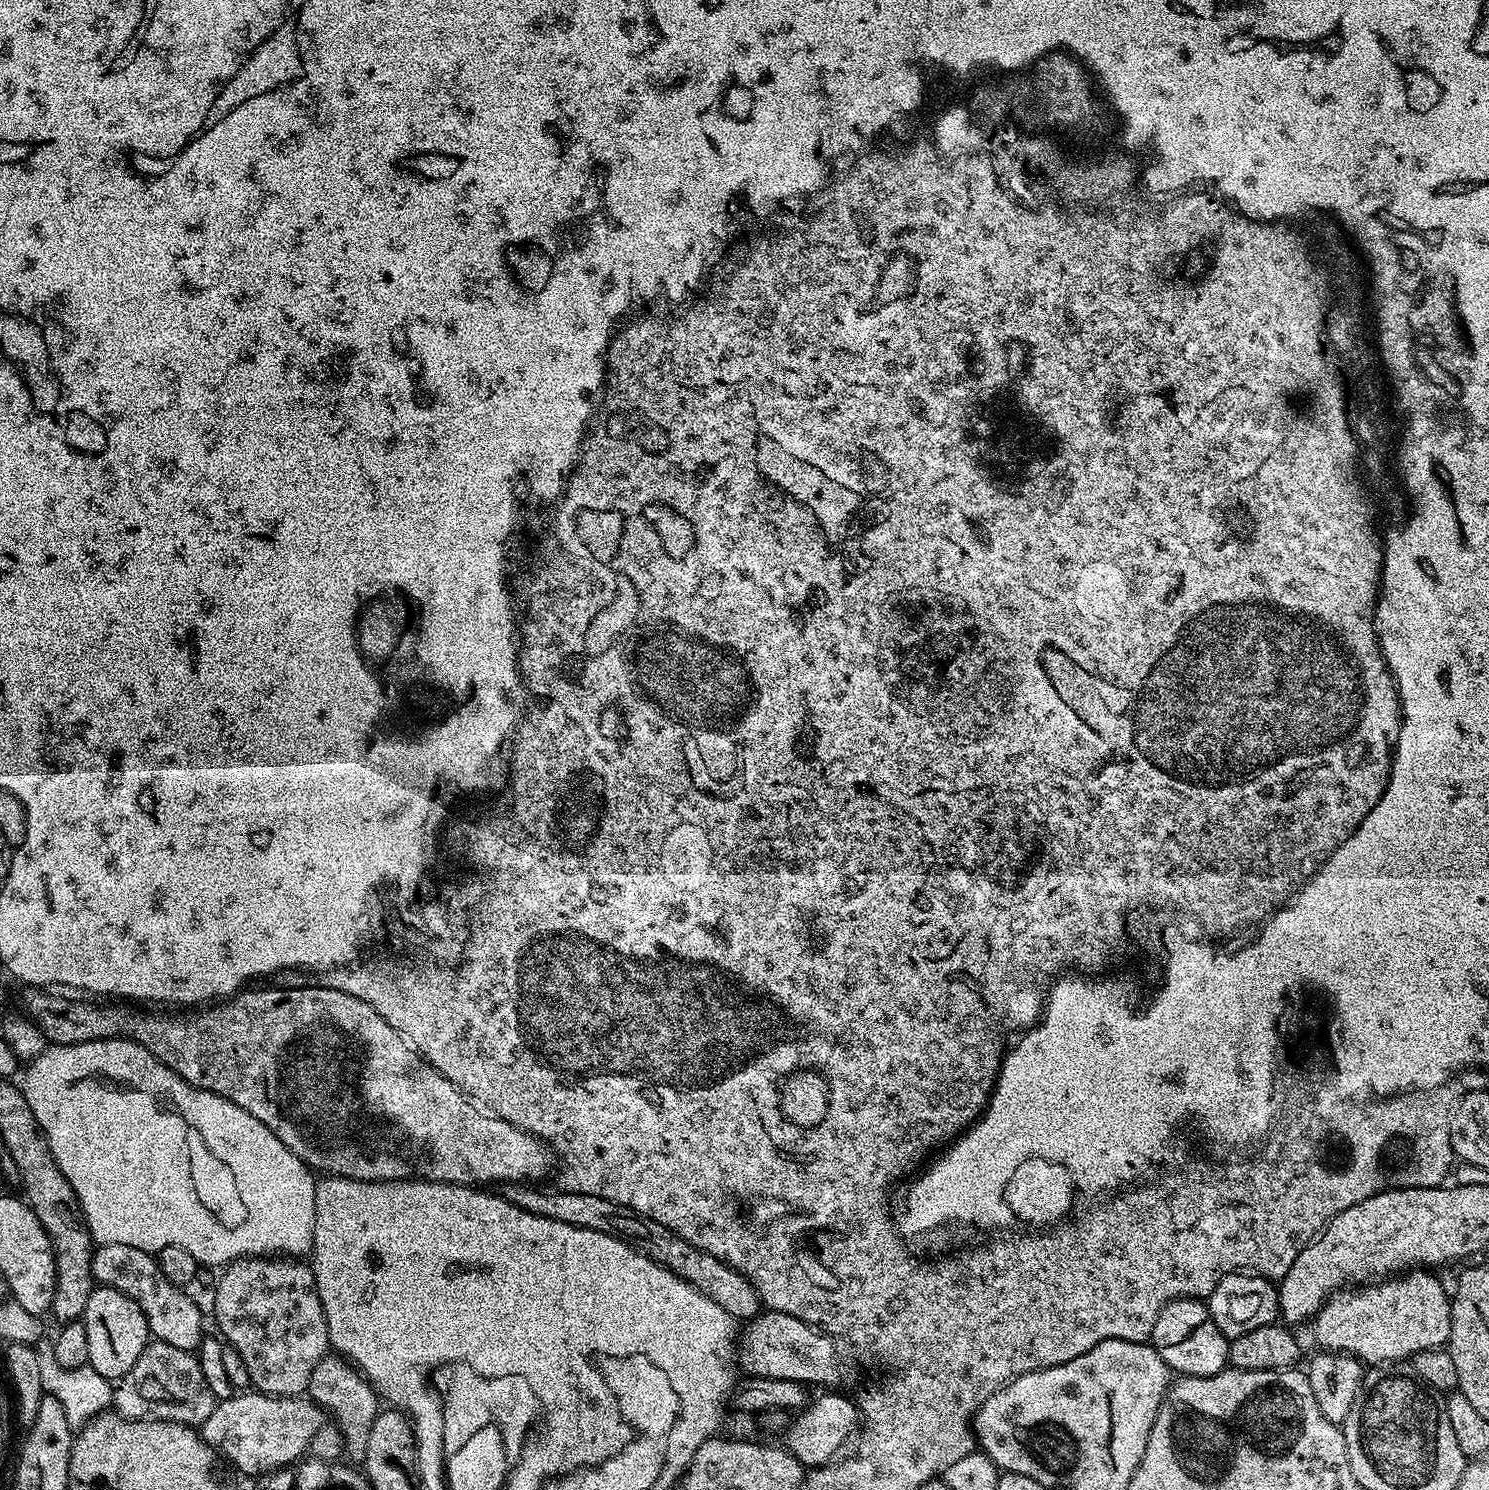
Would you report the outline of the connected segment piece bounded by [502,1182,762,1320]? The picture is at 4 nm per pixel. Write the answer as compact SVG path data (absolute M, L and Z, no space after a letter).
M509 1182L503 1185L502 1194L514 1206L526 1210L528 1214L538 1214L538 1218L554 1218L558 1222L566 1222L570 1226L582 1226L590 1230L598 1230L602 1234L617 1236L627 1244L637 1246L656 1264L678 1274L688 1284L694 1285L700 1293L713 1298L714 1302L722 1306L727 1313L737 1320L749 1320L759 1315L762 1305L756 1288L749 1280L738 1274L728 1264L698 1250L686 1242L682 1237L676 1236L668 1228L654 1222L645 1216L639 1216L621 1204L610 1202L606 1198L598 1198L594 1194L578 1194L577 1192L547 1192L544 1186L529 1186L524 1182Z

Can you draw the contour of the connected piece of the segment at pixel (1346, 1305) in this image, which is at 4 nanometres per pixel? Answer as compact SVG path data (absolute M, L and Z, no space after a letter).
M1408 1270L1403 1274L1393 1275L1391 1278L1385 1278L1379 1282L1373 1282L1367 1286L1352 1286L1347 1290L1337 1290L1325 1300L1324 1305L1320 1307L1319 1312L1314 1317L1316 1324L1316 1340L1320 1343L1319 1347L1326 1352L1346 1352L1349 1356L1356 1357L1357 1360L1368 1366L1377 1364L1395 1364L1397 1362L1407 1361L1415 1352L1428 1350L1430 1348L1444 1348L1450 1338L1450 1318L1452 1317L1452 1302L1449 1289L1444 1289L1440 1285L1440 1280L1436 1276L1431 1276L1428 1270Z

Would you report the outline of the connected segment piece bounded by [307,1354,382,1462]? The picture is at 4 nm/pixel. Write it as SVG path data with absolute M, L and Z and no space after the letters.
M328 1354L318 1362L308 1383L307 1395L312 1403L319 1404L340 1428L341 1434L344 1435L345 1453L352 1455L356 1462L363 1461L370 1426L374 1426L376 1413L382 1408L376 1389L343 1356Z

